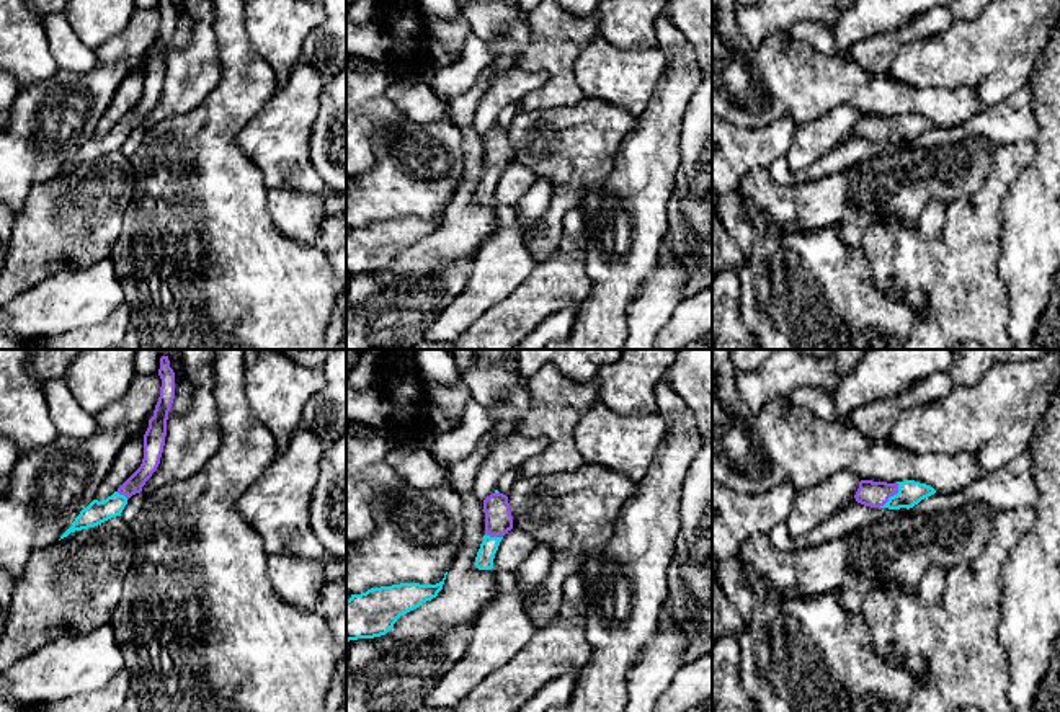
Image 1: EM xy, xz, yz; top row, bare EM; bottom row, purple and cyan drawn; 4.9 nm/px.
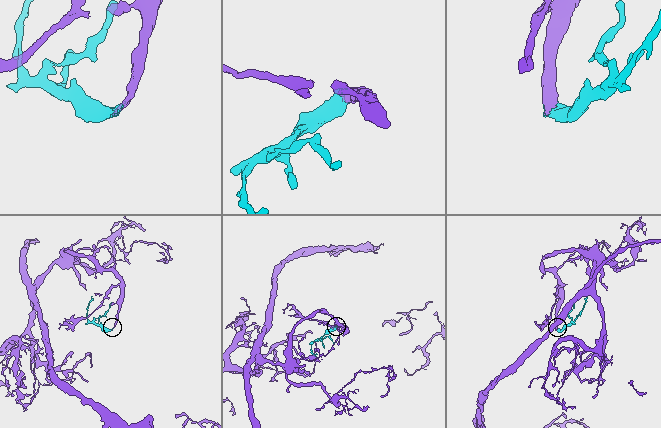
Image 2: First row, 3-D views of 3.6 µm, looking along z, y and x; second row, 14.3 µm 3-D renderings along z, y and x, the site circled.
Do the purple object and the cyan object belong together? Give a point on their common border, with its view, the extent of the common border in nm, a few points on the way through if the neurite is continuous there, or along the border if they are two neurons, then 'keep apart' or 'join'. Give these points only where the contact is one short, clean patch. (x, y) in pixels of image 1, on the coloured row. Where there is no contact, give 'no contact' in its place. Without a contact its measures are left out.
contact yz (892, 495); length 160 nm; way yz (871, 493), (892, 495), (910, 492); join

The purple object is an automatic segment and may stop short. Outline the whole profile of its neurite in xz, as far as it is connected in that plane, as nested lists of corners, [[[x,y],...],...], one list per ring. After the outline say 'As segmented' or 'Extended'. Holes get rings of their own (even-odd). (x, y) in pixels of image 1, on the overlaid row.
[[[495,490],[483,500],[485,536],[475,557],[479,570],[492,570],[503,536],[513,529],[508,496]]]. Extended

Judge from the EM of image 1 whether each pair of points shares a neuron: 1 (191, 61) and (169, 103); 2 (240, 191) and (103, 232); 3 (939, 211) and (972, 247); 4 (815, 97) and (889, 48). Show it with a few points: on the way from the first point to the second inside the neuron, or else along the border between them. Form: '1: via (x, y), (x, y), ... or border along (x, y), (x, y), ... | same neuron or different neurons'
1: via (191, 71), (178, 93) | same neuron
2: border along (134, 191), (124, 213), (121, 232), (108, 257) | different neurons
3: border along (949, 208), (935, 237), (915, 226) | different neurons
4: border along (851, 57), (869, 74), (887, 74) | different neurons

